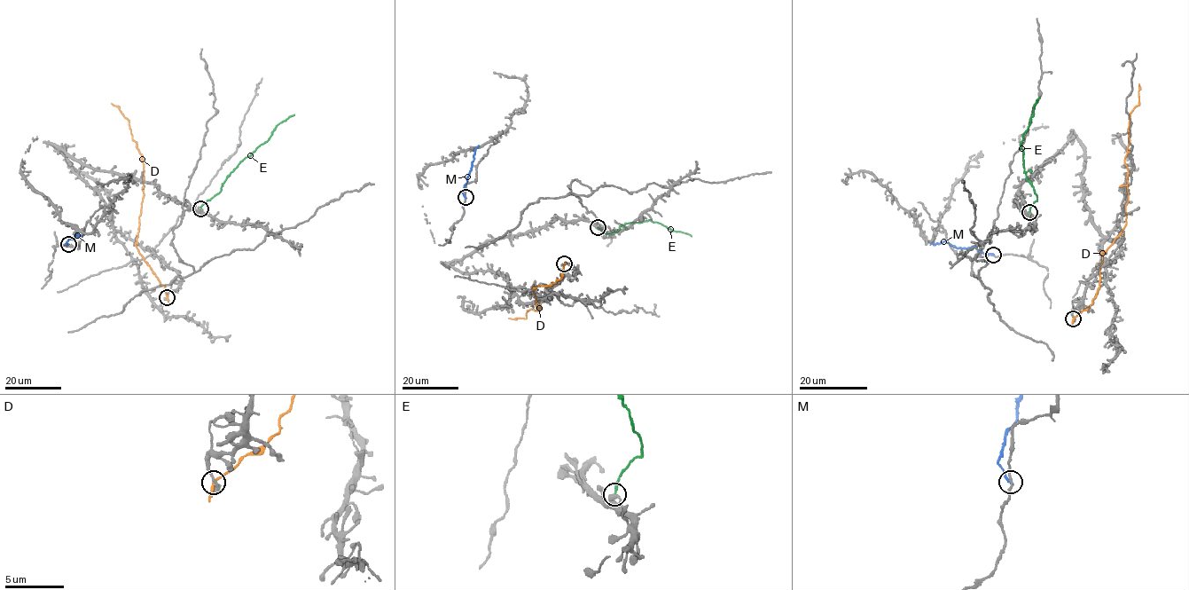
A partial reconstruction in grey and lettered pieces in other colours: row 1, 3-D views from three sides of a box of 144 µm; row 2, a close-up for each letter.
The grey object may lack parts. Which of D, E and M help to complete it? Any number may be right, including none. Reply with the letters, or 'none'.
none

